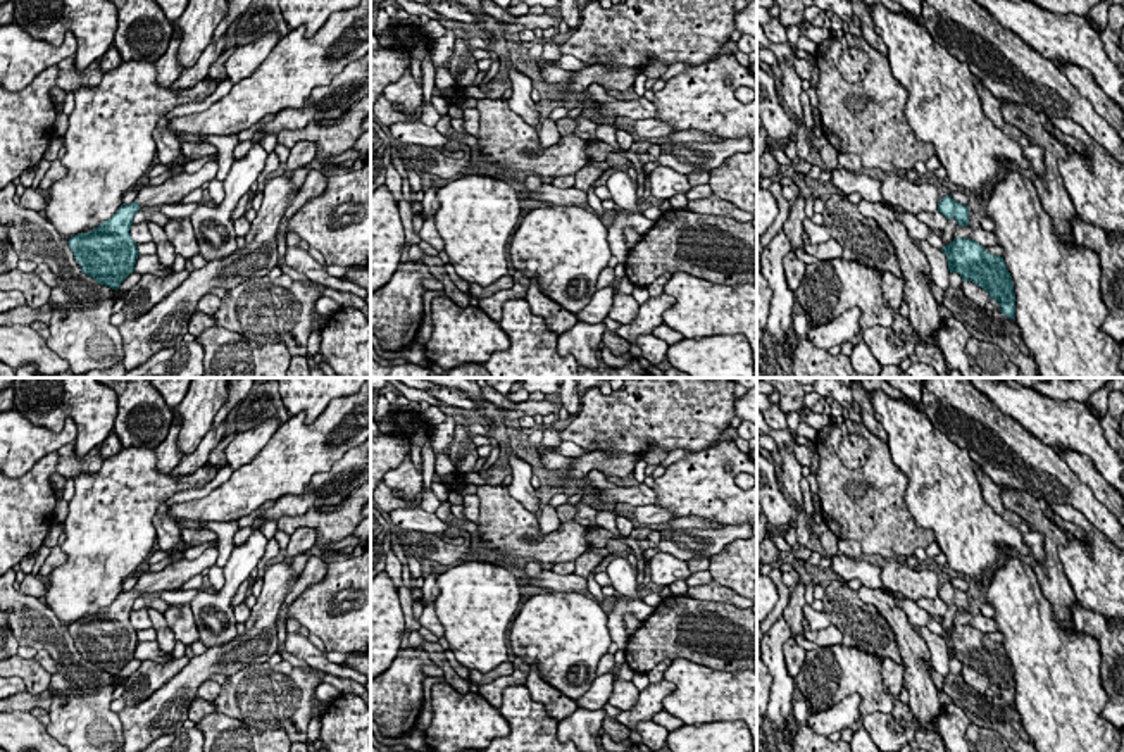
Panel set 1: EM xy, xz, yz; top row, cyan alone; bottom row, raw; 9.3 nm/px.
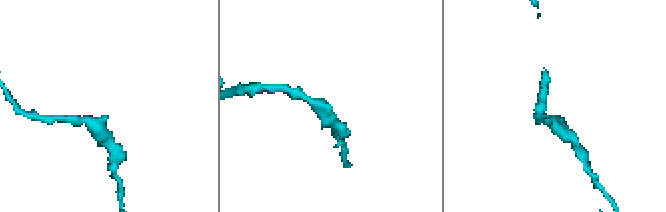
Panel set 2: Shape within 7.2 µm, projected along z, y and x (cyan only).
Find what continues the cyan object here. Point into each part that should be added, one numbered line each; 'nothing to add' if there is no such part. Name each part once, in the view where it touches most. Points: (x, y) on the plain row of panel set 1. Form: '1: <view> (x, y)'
1: xy (173, 576)

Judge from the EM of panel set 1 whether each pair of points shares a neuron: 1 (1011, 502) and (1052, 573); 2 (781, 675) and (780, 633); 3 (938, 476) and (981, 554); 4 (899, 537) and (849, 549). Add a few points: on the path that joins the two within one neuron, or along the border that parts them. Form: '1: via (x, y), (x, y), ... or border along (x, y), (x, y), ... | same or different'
1: via (1031, 513), (1052, 533), (1052, 552) | same
2: via (776, 664), (776, 644) | same
3: via (943, 495), (971, 535) | same
4: border along (838, 538), (852, 538), (862, 552) | different

